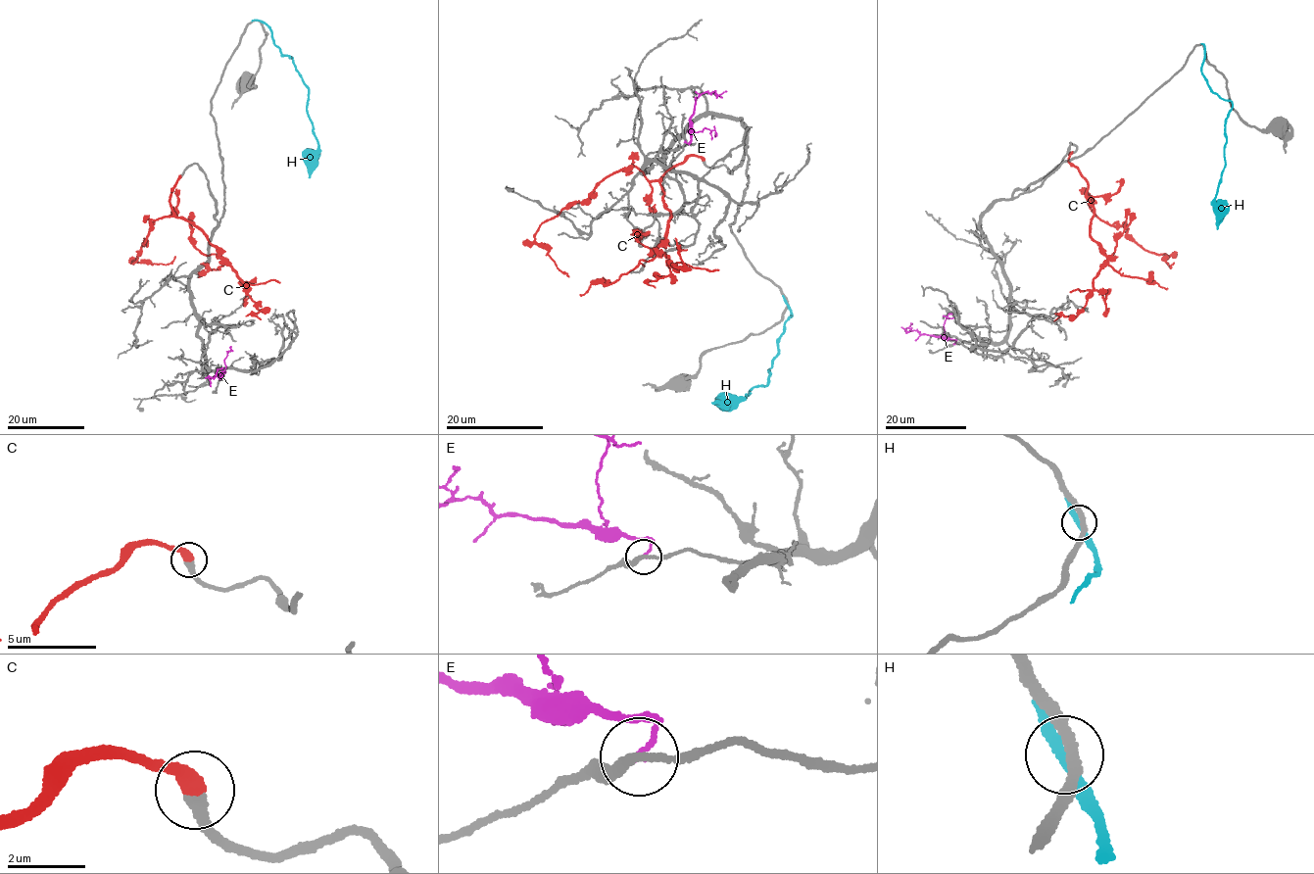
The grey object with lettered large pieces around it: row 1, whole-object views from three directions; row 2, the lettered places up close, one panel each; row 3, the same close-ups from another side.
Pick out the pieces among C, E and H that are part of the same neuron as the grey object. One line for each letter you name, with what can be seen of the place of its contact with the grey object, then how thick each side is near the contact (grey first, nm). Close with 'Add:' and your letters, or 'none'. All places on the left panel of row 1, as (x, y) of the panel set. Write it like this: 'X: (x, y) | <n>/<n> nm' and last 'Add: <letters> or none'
C: (180, 176) | 400/480 nm
Add: C

